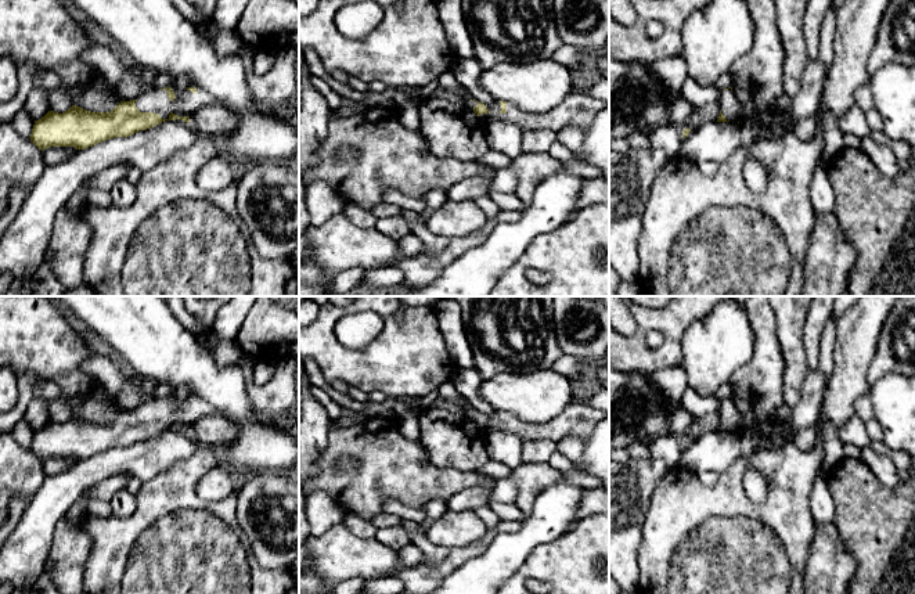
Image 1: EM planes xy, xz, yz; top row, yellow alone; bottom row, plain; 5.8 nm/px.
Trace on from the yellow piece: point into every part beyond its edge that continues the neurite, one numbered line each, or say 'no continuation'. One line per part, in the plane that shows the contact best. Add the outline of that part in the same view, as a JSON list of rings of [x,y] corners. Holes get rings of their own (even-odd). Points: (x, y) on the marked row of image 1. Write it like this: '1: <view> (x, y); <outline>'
1: xy (157, 101); [[[152,89],[141,94],[136,101],[137,109],[159,114],[162,119],[169,119],[172,112],[177,116],[190,116],[205,105],[216,104],[221,107],[217,98],[201,89],[197,89],[195,94],[185,89],[173,101],[169,100],[166,91]]]

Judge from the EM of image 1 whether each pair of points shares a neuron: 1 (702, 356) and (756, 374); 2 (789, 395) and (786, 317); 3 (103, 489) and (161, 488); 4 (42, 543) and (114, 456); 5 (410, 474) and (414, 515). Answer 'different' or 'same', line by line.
1: different
2: same
3: different
4: same
5: different

